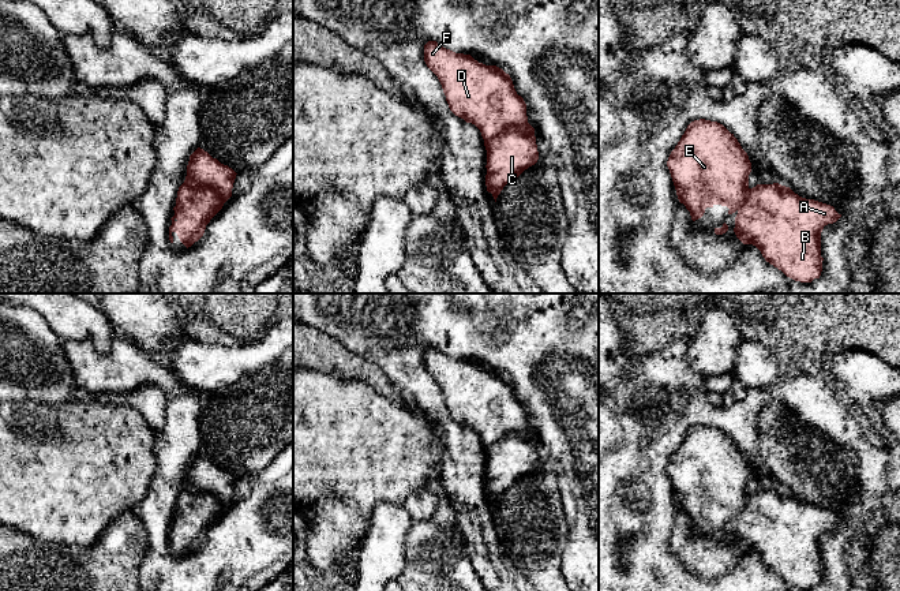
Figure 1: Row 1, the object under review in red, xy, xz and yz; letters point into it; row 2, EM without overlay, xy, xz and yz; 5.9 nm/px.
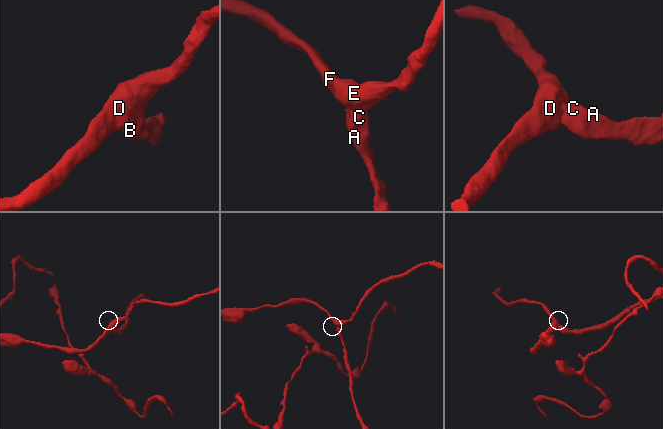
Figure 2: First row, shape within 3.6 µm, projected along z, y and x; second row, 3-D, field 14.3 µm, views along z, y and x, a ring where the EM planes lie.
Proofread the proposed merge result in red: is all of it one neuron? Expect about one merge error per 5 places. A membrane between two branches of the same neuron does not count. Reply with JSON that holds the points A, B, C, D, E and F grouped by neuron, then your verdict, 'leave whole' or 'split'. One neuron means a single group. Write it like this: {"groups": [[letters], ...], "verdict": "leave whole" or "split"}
{"groups": [["A", "B", "C", "D", "E", "F"]], "verdict": "leave whole"}

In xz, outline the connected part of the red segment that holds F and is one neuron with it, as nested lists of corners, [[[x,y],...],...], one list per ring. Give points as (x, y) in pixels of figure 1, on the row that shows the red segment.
[[[436,41],[424,45],[424,61],[438,76],[450,111],[480,130],[487,150],[485,186],[496,202],[503,187],[539,160],[535,128],[528,123],[524,98],[502,68],[479,63],[470,55],[455,53]]]

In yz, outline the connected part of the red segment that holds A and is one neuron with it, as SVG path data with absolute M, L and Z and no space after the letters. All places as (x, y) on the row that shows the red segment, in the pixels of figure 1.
M705 119L691 121L667 167L678 199L693 221L706 207L727 206L728 214L738 213L734 232L743 244L755 246L766 262L795 281L820 278L821 232L841 214L779 183L750 188L749 156L723 124Z

